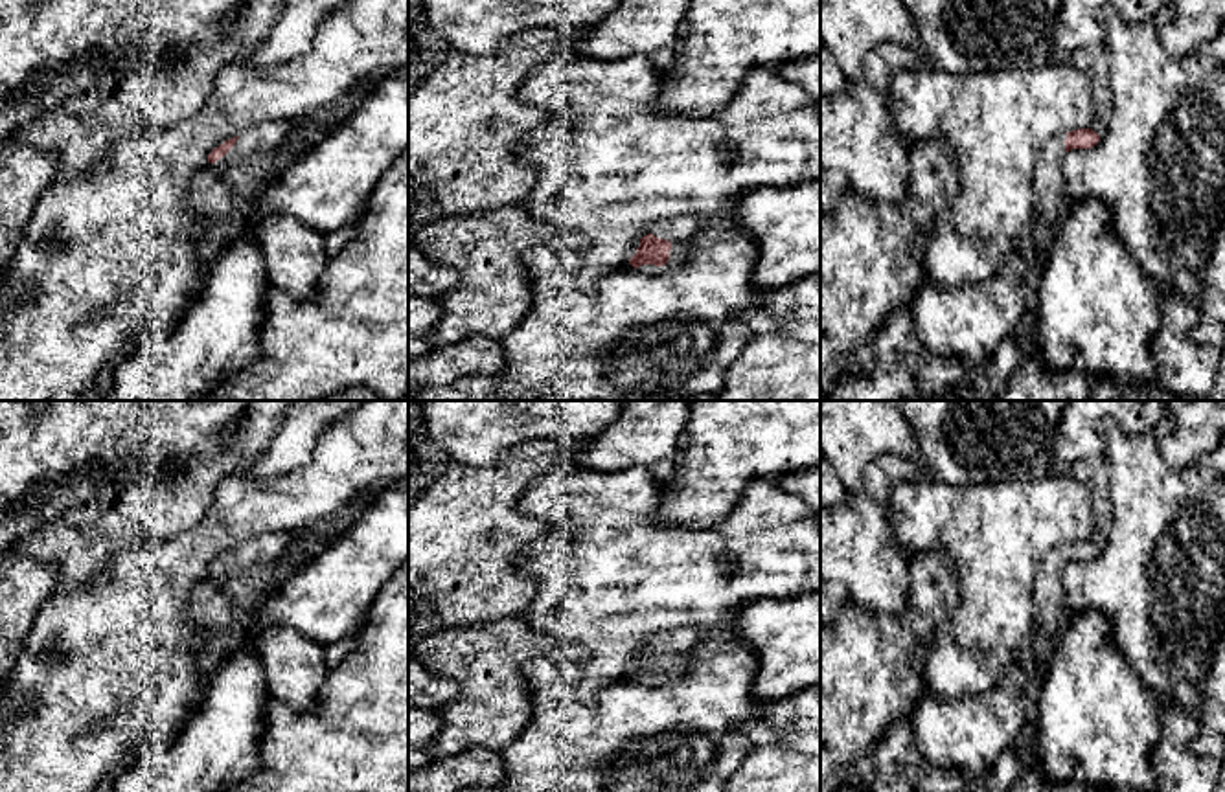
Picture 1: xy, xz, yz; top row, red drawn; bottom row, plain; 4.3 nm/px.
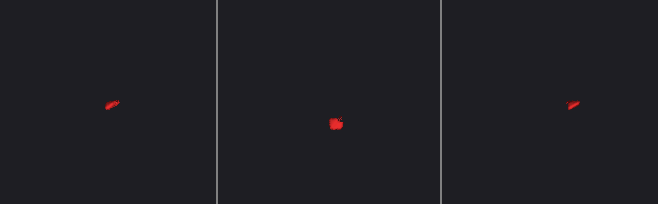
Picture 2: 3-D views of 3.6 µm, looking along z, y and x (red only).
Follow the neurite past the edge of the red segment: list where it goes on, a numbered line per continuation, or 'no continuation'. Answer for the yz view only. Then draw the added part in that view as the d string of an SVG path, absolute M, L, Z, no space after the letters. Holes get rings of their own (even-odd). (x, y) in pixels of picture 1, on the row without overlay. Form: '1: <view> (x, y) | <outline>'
1: yz (1093, 475) | M1076 461L1067 469L1067 474L1074 476L1091 494L1094 511L1094 533L1091 540L1102 548L1113 522L1105 461Z
2: yz (1049, 603) | M1058 546L1043 560L1034 581L1037 636L1052 636L1065 621L1063 568L1067 546Z

